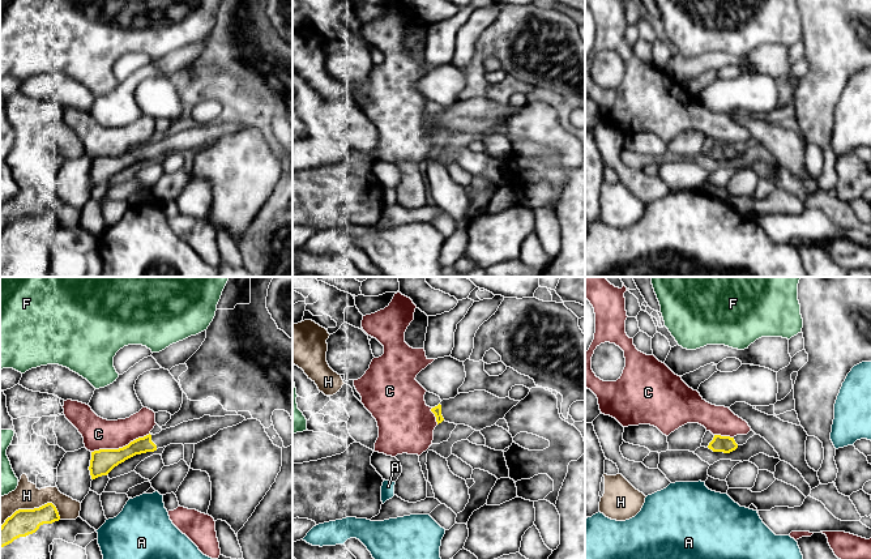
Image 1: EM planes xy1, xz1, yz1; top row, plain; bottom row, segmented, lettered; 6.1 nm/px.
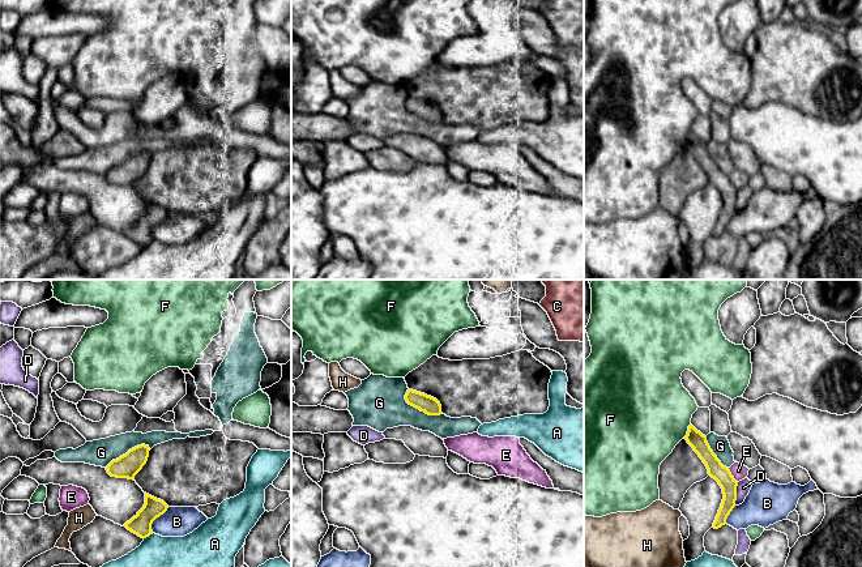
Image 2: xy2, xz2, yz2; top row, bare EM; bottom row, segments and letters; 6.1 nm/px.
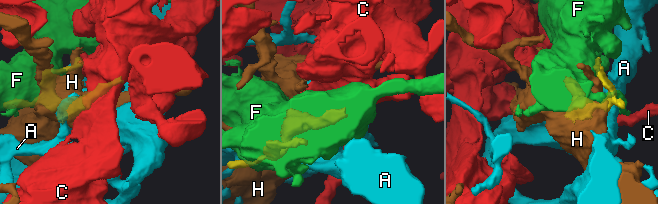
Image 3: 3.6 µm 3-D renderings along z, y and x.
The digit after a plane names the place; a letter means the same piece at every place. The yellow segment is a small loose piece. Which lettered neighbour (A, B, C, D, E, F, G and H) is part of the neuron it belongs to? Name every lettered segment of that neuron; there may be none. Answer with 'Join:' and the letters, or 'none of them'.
Join: none of them

